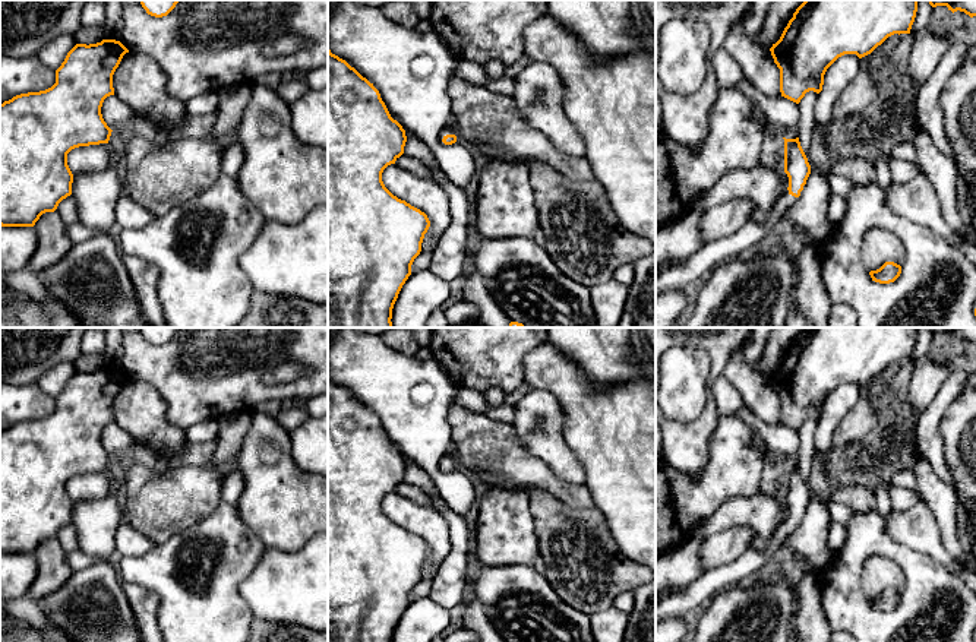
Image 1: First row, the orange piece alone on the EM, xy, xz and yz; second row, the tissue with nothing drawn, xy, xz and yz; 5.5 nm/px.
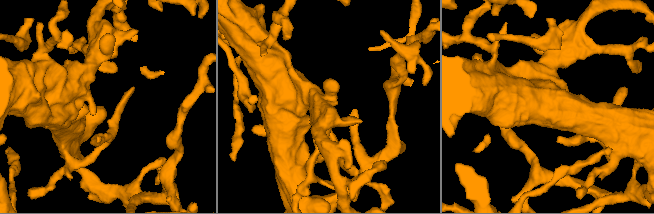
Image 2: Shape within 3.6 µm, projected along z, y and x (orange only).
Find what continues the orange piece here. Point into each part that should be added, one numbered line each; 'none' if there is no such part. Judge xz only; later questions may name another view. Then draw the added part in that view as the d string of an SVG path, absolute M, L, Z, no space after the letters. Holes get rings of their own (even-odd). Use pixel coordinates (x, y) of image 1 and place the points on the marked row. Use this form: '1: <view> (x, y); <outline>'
1: xz (449, 129); M452 118L451 123L449 123L448 126L445 126L445 129L440 132L440 139L443 139L446 135L455 135L455 136L458 136L457 127L455 127L455 123L454 123L454 118Z

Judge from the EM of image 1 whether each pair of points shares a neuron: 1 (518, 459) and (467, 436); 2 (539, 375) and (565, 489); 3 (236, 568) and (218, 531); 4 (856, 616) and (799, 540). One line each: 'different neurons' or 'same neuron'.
1: same neuron
2: different neurons
3: same neuron
4: different neurons

